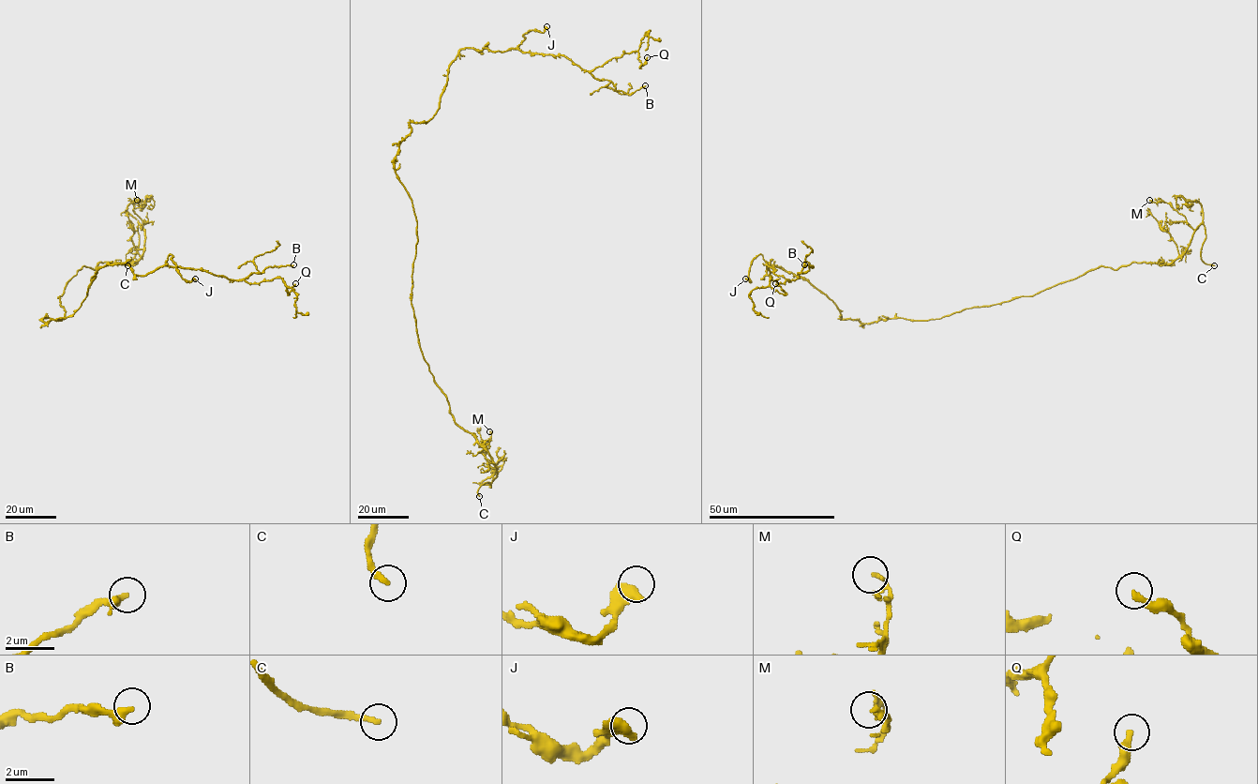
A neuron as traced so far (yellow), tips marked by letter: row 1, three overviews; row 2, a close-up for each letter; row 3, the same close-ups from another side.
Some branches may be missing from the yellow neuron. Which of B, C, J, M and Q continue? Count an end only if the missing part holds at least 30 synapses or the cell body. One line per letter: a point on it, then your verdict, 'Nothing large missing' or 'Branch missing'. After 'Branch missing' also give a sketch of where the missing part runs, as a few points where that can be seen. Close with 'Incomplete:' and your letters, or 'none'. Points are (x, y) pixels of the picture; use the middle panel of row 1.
B: Place: (645, 85). Branch missing. Course of what is missing: (645, 85), (651, 71), (649, 48), (660, 36)
C: Place: (479, 496). Branch missing. Course of what is missing: (479, 496), (504, 498), (508, 502), (511, 513)
J: Place: (546, 26). Nothing large missing
M: Place: (489, 431). Nothing large missing
Q: Place: (647, 57). Nothing large missing
Incomplete: B, C

